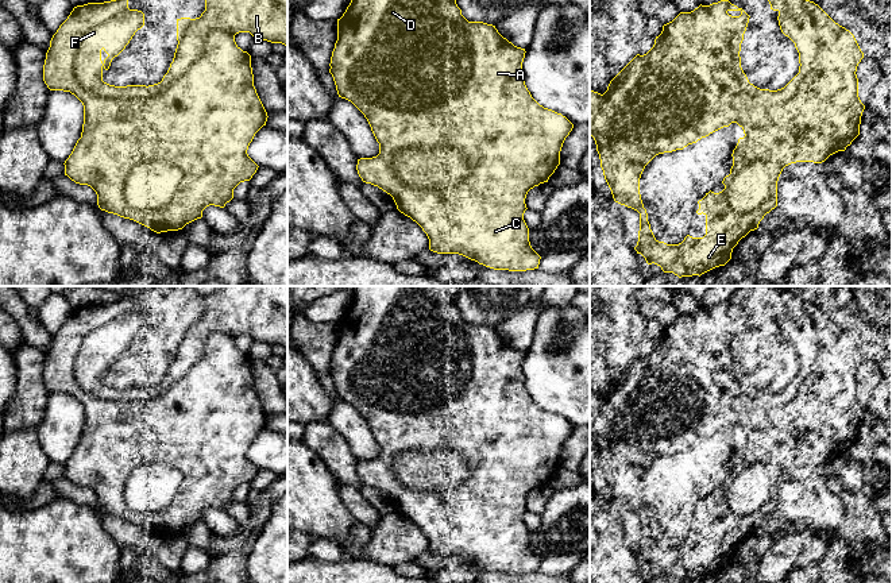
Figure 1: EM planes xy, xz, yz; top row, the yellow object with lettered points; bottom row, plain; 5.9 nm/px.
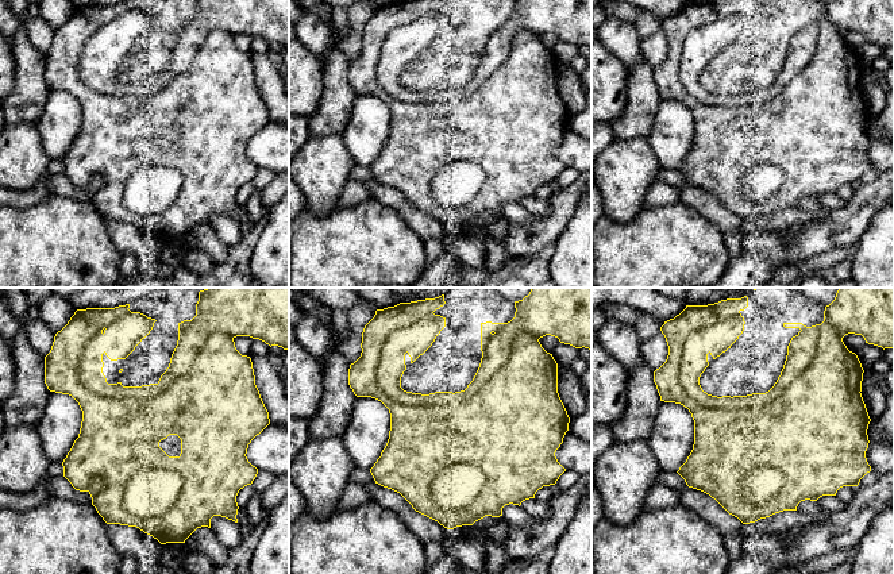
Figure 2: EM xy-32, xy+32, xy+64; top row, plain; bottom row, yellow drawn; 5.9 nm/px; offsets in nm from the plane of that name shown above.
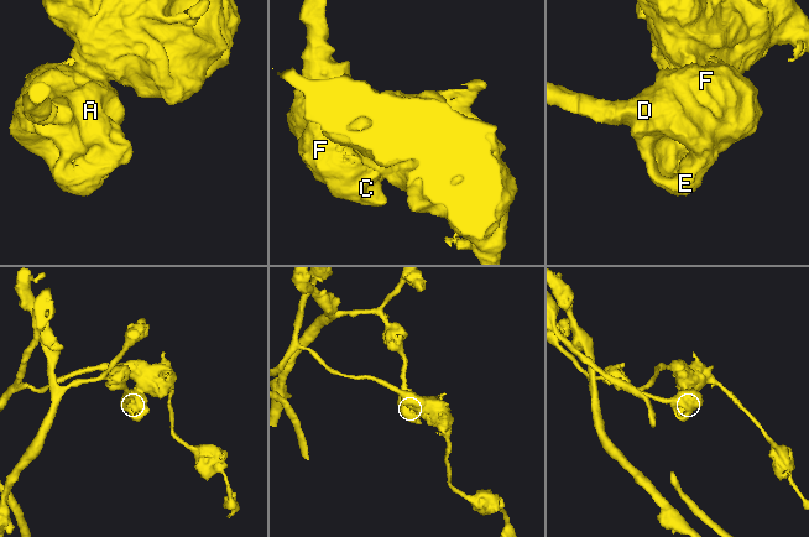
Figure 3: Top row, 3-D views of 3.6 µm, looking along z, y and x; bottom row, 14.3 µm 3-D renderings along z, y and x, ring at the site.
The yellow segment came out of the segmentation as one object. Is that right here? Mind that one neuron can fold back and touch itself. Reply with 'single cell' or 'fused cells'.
fused cells

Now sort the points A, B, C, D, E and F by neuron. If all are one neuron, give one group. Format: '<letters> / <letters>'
A C D E / B F

